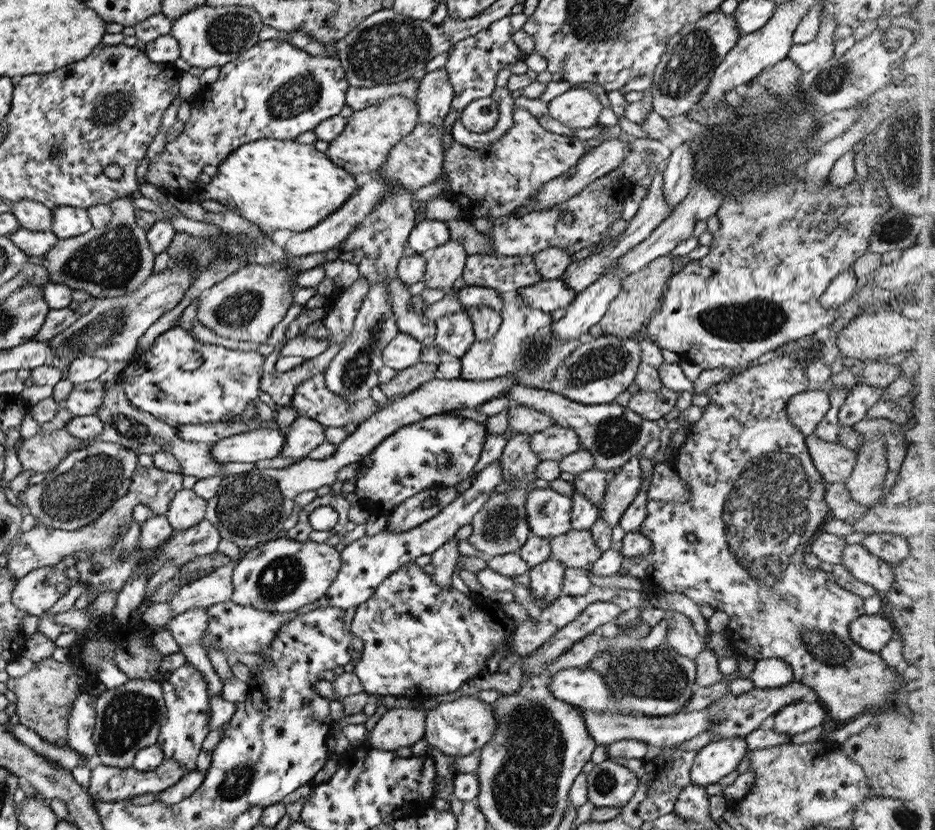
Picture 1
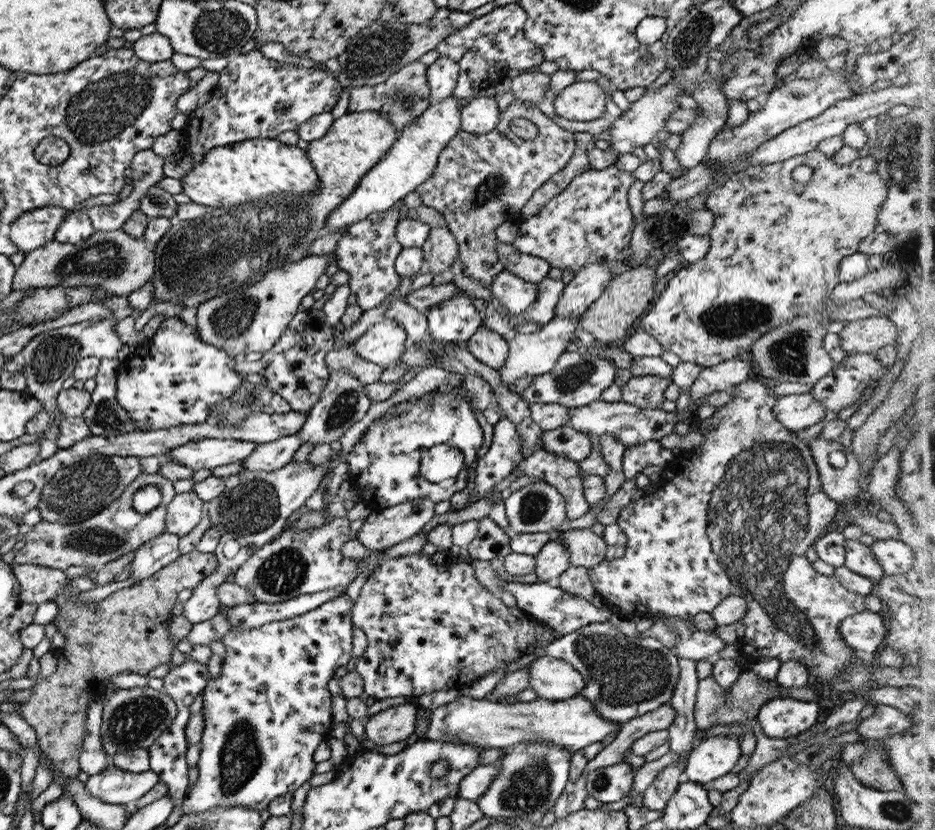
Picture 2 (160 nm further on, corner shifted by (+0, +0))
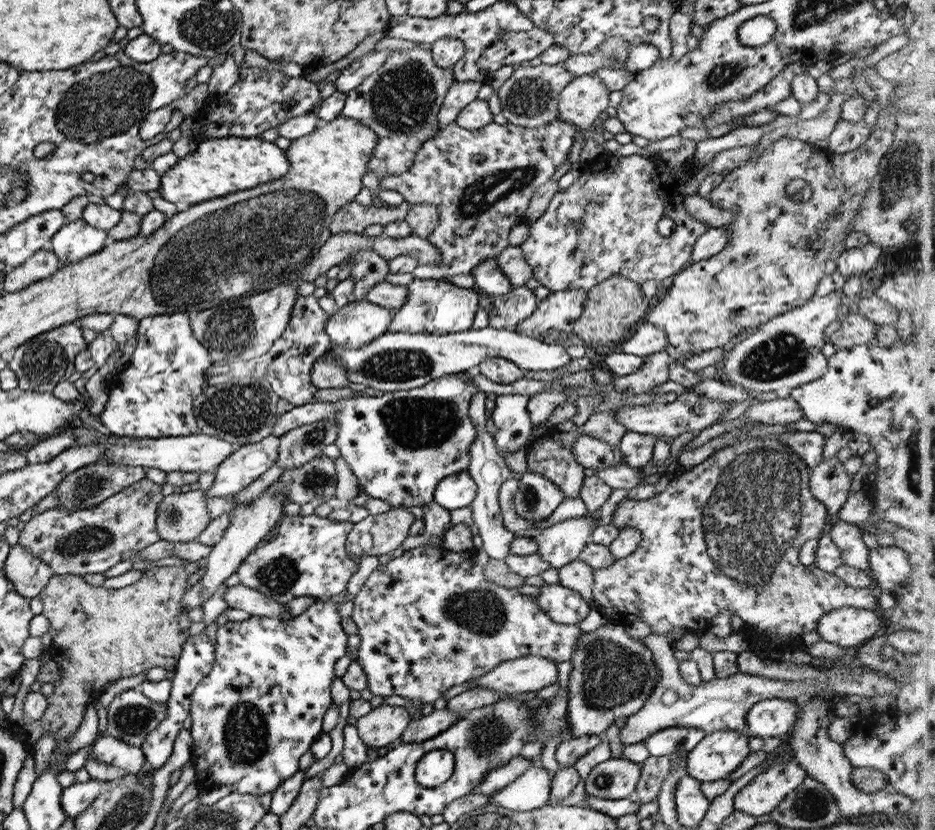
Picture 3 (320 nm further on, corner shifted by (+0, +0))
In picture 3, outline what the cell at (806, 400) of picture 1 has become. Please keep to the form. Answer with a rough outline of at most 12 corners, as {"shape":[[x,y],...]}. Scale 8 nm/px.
{"shape":[[791,398],[757,401],[742,414],[751,423],[789,424],[802,418]]}

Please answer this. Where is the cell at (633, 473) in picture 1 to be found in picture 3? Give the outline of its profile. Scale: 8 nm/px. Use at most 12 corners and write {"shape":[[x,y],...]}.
{"shape":[[626,430],[617,444],[622,463],[647,464],[656,438]]}

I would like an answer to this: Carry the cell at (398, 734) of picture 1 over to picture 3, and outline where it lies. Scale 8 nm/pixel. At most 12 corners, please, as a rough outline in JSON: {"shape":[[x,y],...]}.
{"shape":[[381,703],[354,727],[368,748],[399,742],[410,719]]}

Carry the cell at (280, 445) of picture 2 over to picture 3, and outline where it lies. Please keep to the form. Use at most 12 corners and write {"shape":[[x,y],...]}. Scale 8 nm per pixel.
{"shape":[[277,437],[239,445],[205,498],[238,494],[274,464]]}

